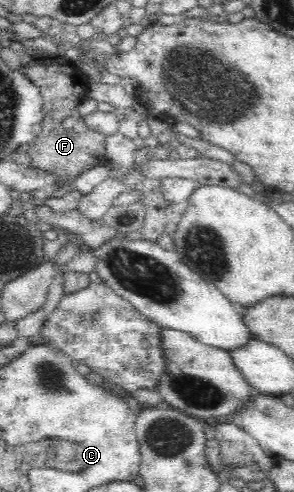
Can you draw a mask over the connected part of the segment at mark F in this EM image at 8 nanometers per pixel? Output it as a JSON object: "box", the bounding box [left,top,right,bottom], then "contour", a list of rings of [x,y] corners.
{"box":[21,54,108,196],"contour":[[[61,54],[45,55],[37,60],[31,59],[21,67],[21,71],[39,89],[45,110],[42,134],[25,147],[30,157],[30,167],[53,174],[58,179],[57,185],[61,187],[60,192],[54,195],[61,196],[68,191],[67,186],[73,184],[73,180],[85,170],[108,165],[106,137],[100,132],[89,129],[77,109],[82,100],[87,98],[88,80],[79,68]]]}

